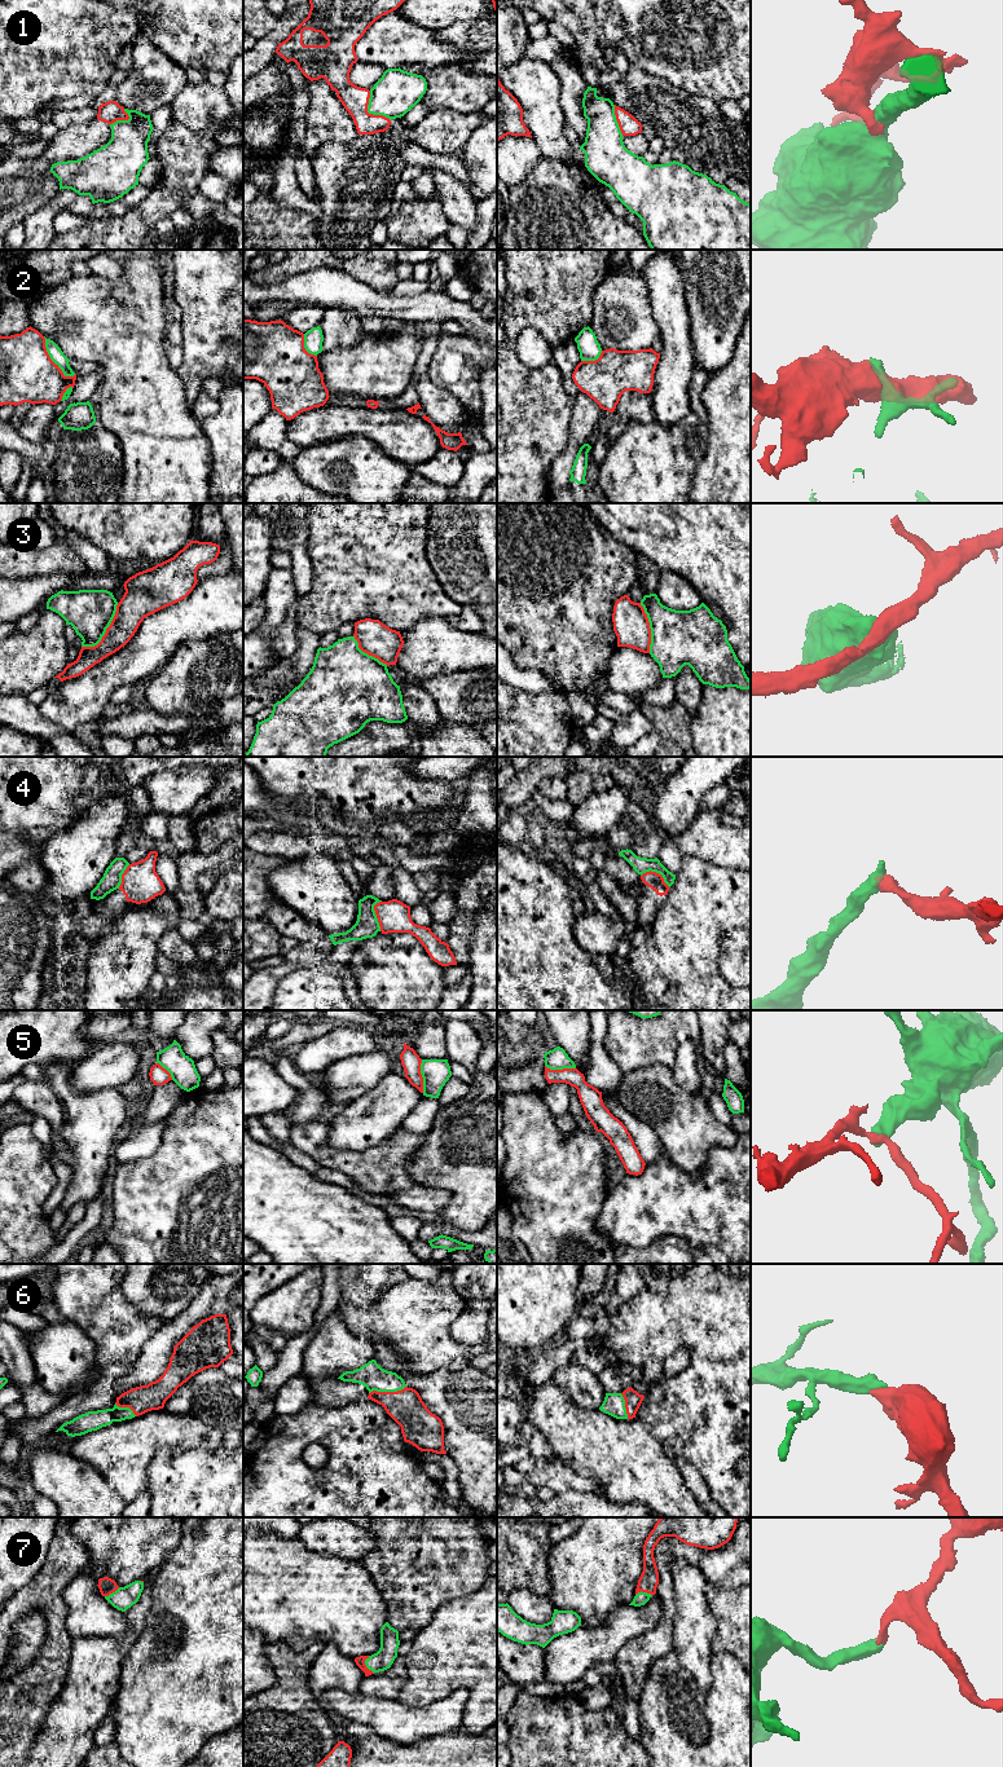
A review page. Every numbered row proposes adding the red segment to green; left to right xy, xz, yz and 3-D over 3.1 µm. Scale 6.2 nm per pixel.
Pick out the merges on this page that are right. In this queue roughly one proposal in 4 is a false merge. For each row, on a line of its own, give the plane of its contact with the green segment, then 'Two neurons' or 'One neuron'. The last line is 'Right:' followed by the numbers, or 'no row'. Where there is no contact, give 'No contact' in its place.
1: Touches green in xz. Two neurons
2: Touches green in xy. Two neurons
3: Touches green in xy. Two neurons
4: Touches green in xz. Two neurons
5: Touches green in xz. Two neurons
6: Touches green in xz. One neuron
7: Touches green in xz. One neuron
Right: 6, 7

